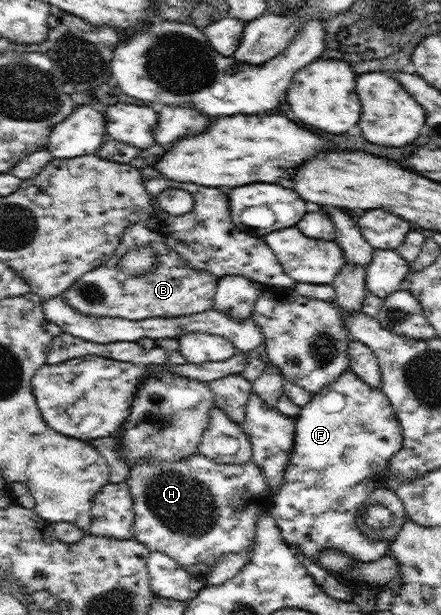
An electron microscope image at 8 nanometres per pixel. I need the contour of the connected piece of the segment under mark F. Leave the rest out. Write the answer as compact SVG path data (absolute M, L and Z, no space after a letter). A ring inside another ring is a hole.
M348 368L338 376L337 380L334 380L334 383L327 385L323 390L313 394L310 403L301 407L298 415L294 418L296 420L294 447L290 456L289 464L286 466L286 472L284 472L284 483L282 484L281 490L273 496L271 508L269 509L269 512L273 515L278 527L281 529L282 537L285 539L285 542L292 548L296 547L298 551L304 553L307 557L314 559L325 549L337 549L337 551L343 551L343 553L347 553L347 555L358 562L370 563L374 560L380 559L382 556L386 555L391 541L388 541L387 539L372 539L368 530L361 529L357 526L355 517L357 509L370 495L371 491L387 487L386 471L388 471L388 465L390 460L394 457L394 454L397 451L400 451L403 444L403 429L396 417L390 400L381 389L379 390L378 388L370 387L350 368Z

